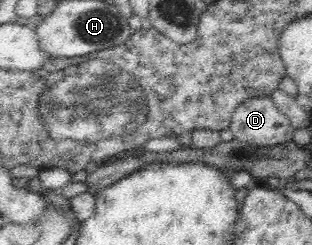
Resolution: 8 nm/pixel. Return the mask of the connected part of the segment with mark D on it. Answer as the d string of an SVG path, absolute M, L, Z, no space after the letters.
M258 96L248 98L238 104L231 116L228 126L232 130L236 140L244 142L252 141L258 146L274 146L290 140L294 134L295 127L290 119L274 104L271 96Z

